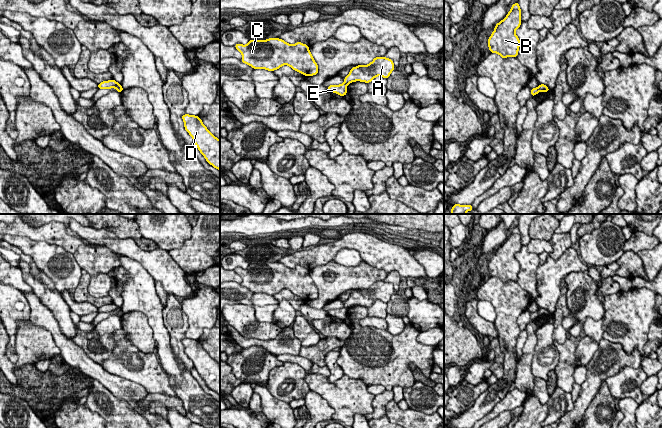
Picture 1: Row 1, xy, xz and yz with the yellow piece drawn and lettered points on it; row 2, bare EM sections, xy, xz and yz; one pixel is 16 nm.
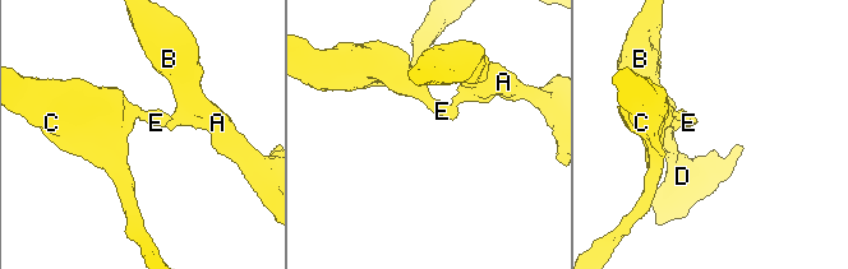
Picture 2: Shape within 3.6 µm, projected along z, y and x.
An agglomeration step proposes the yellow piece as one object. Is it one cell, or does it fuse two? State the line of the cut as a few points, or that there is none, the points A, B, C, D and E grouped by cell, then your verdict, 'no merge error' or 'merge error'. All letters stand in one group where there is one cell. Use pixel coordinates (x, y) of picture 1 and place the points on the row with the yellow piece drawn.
cut xz (344, 83), (347, 84); groups A B D / C E; merge error

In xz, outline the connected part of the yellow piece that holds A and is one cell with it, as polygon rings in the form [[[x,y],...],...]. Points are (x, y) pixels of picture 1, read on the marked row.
[[[384,56],[376,57],[368,65],[353,67],[344,78],[344,84],[348,85],[355,81],[370,83],[377,76],[387,79],[393,70],[395,70],[395,67],[392,59]]]

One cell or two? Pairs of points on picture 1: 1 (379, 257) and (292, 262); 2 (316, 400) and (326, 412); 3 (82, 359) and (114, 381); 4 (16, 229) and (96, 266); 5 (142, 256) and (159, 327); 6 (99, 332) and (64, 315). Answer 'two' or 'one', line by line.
1: one
2: one
3: one
4: one
5: two
6: two

